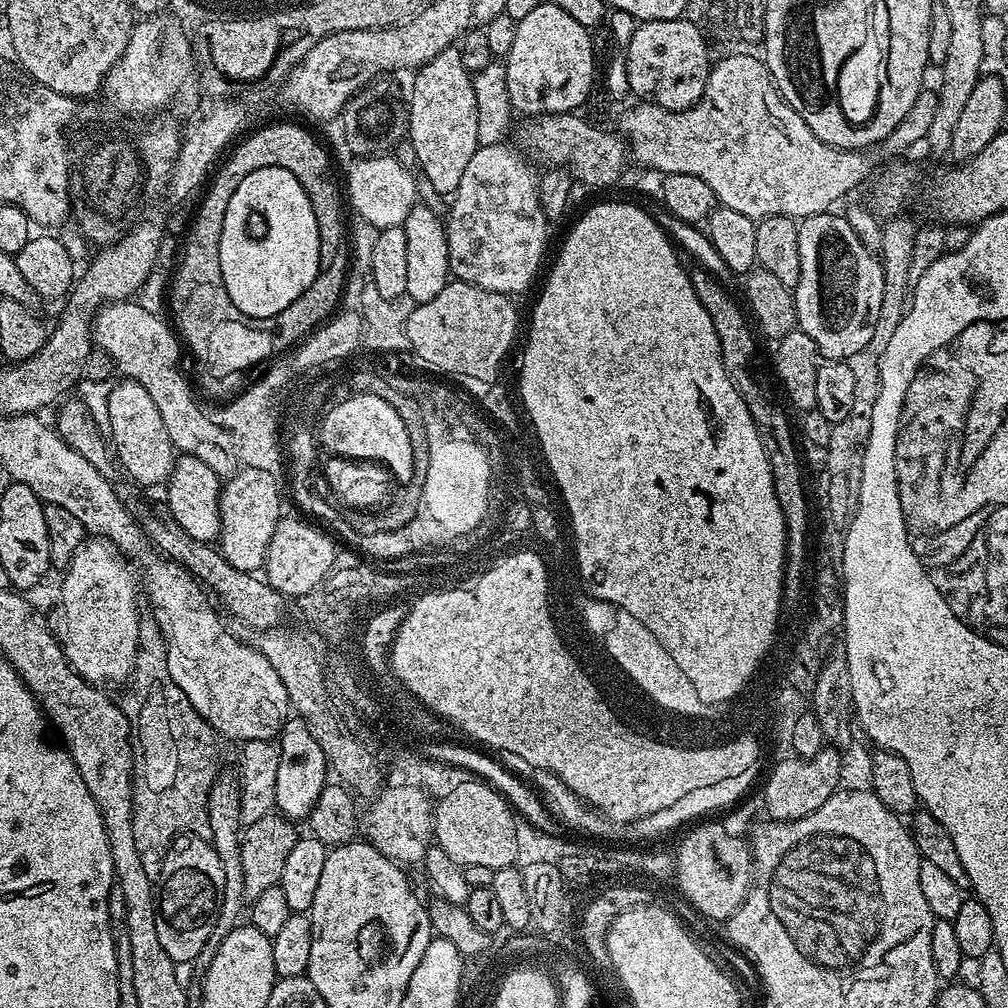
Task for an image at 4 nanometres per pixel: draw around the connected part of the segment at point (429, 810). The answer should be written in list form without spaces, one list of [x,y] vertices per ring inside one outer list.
[[[414,786],[385,787],[369,804],[358,820],[363,839],[398,865],[419,865],[434,840],[434,804],[427,793]]]

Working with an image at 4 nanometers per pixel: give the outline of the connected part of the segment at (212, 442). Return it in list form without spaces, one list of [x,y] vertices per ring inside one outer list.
[[[131,299],[117,300],[115,304],[106,304],[103,308],[99,309],[94,316],[94,344],[97,349],[105,351],[106,354],[113,359],[115,364],[115,371],[119,373],[121,377],[133,380],[134,382],[142,382],[142,387],[146,389],[146,394],[150,394],[150,399],[153,400],[154,406],[158,406],[158,414],[162,414],[162,423],[166,426],[166,434],[170,434],[170,442],[172,443],[173,449],[177,453],[185,454],[198,458],[201,462],[206,462],[206,466],[210,466],[210,470],[214,470],[214,474],[221,478],[227,478],[232,475],[233,472],[237,471],[238,468],[238,457],[236,454],[235,443],[232,440],[232,436],[227,432],[219,422],[215,419],[212,420],[203,412],[202,409],[196,405],[196,400],[192,397],[192,392],[188,389],[188,380],[180,373],[180,348],[182,352],[182,344],[178,339],[177,333],[170,327],[169,321],[162,320],[159,315],[144,310],[138,302],[133,302]]]

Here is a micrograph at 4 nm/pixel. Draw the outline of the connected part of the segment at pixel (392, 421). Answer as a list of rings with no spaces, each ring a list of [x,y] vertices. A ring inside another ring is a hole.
[[[354,398],[337,409],[324,423],[324,436],[319,443],[340,458],[383,464],[401,485],[411,480],[414,471],[412,442],[398,412],[380,403],[378,398]]]

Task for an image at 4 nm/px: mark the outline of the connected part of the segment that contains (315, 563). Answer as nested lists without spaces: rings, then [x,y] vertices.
[[[281,515],[274,530],[274,538],[270,538],[262,569],[269,586],[284,598],[295,598],[314,590],[314,586],[321,581],[322,574],[329,569],[338,551],[338,545],[322,529],[315,528],[314,525],[307,524],[312,522],[296,516]]]

